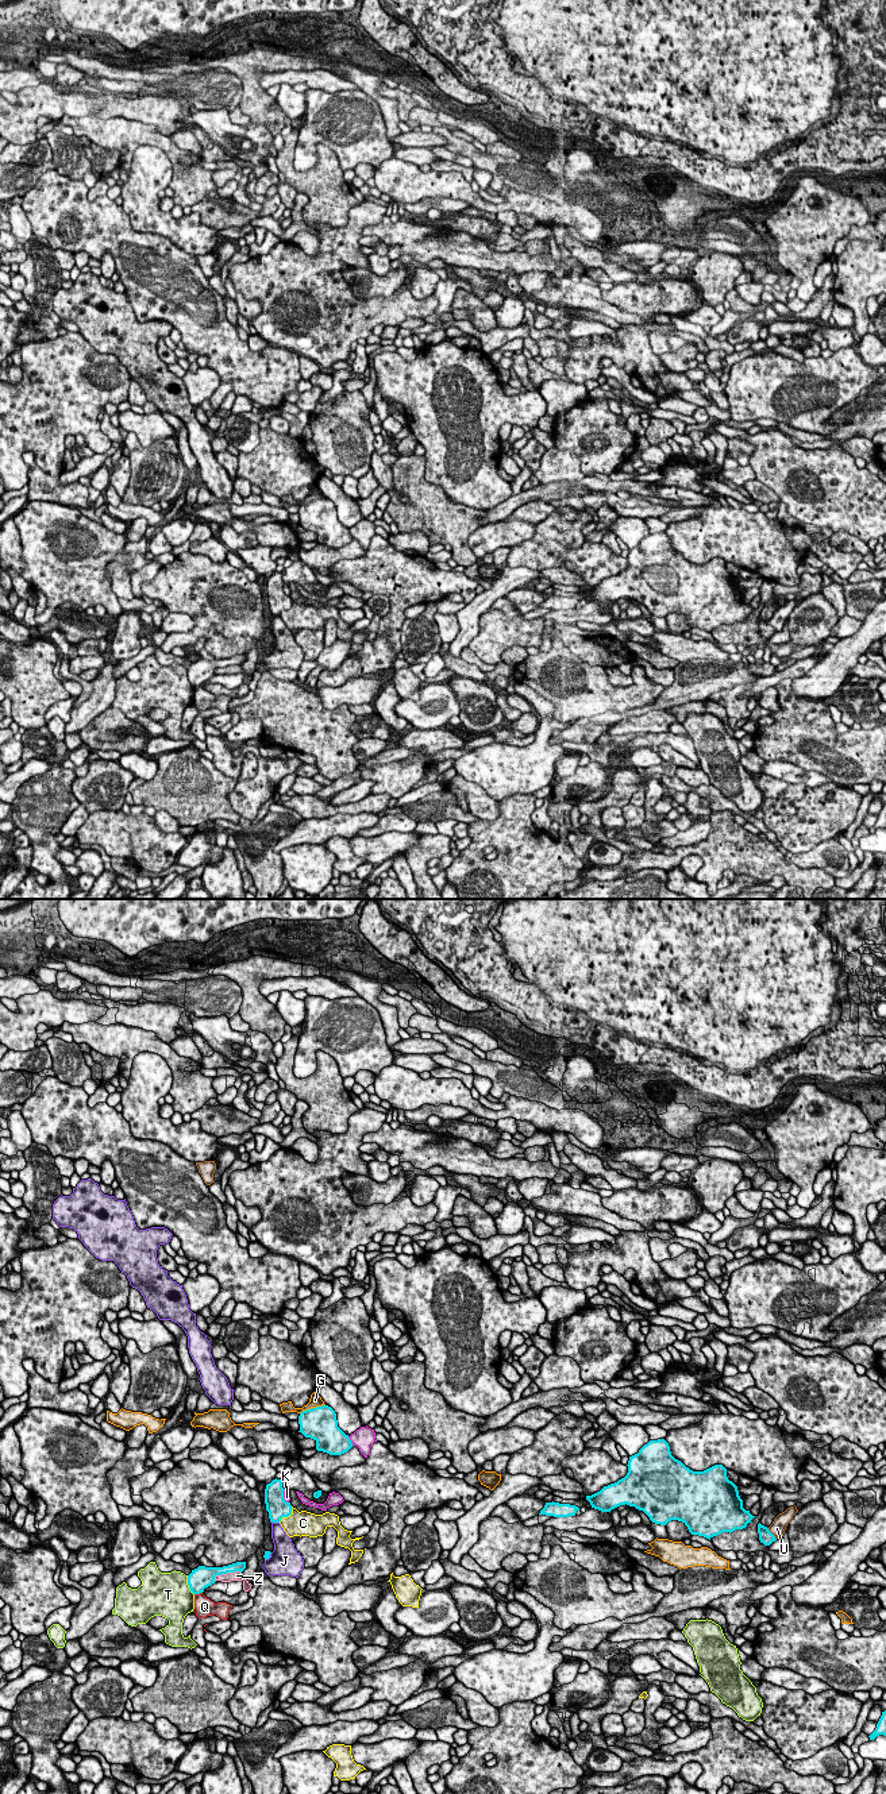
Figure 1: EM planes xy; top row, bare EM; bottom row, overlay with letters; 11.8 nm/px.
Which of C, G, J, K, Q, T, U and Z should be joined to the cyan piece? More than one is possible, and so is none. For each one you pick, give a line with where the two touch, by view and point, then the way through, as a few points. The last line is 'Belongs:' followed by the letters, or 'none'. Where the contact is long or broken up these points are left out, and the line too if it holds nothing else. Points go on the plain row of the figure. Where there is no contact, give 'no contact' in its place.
Belongs: none

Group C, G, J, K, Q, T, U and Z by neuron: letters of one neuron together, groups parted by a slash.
C / G / J / K / Q / T / U / Z

